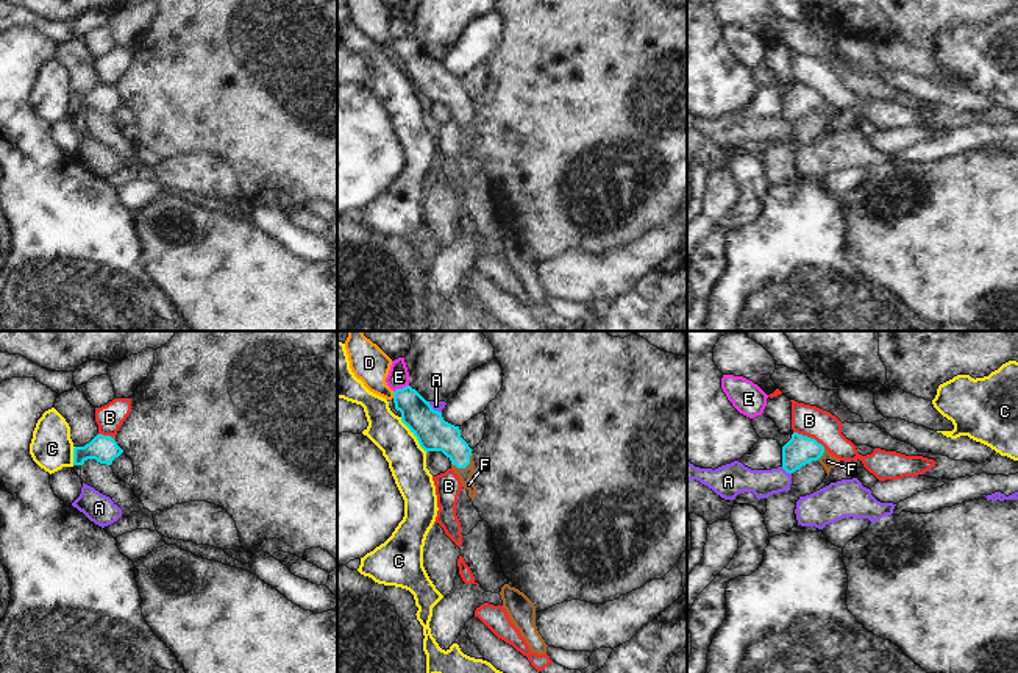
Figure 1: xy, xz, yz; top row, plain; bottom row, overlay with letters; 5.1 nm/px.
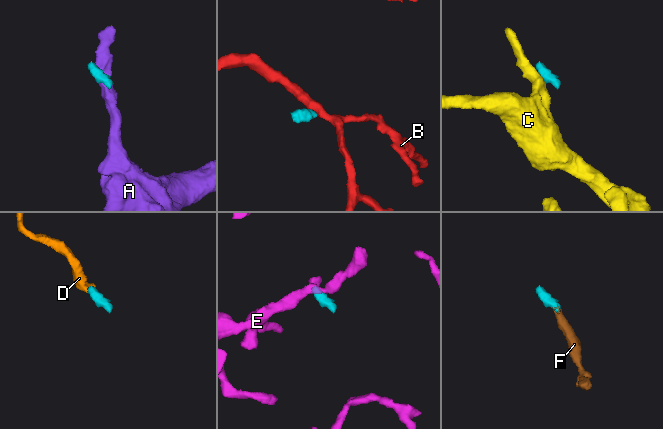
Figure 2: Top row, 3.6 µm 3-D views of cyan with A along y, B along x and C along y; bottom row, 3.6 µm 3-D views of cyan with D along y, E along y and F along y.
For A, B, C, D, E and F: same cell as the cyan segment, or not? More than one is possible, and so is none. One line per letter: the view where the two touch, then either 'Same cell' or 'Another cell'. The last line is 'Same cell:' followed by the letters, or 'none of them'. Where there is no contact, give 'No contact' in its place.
A: Touches cyan in yz. Another cell
B: Touches cyan in yz. Another cell
C: Touches cyan in xz. Another cell
D: Touches cyan in xz. Same cell
E: Touches cyan in xz. Another cell
F: Touches cyan in xz. Same cell
Same cell: D, F.

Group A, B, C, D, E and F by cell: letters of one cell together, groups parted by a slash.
A / B / C / D F / E

